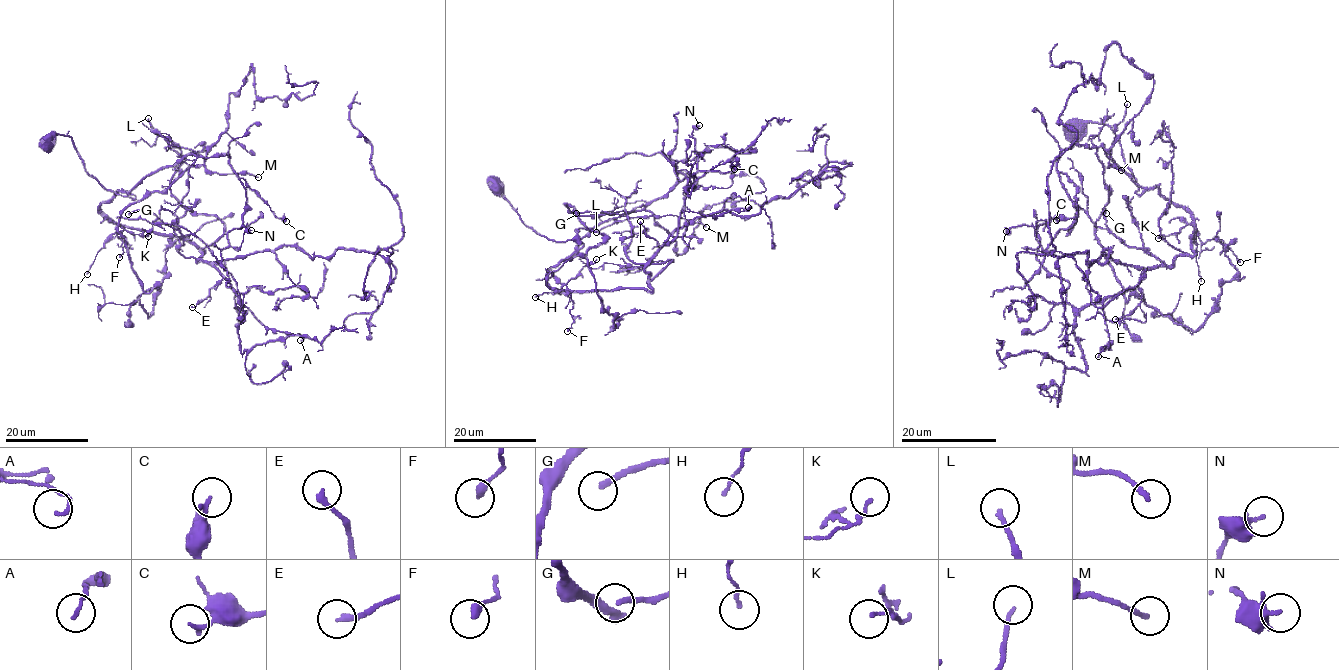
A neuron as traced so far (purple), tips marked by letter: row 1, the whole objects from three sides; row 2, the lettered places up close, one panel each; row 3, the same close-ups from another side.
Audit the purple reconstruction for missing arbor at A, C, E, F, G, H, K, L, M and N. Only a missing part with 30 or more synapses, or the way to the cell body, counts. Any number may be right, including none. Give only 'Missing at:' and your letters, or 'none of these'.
Missing at: G

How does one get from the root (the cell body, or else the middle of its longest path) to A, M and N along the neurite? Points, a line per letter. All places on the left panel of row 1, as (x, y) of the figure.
A: (48, 141), (67, 135), (90, 175), (136, 197), (118, 191), (105, 215), (193, 241), (258, 320), (300, 340)
M: (48, 141), (70, 137), (90, 175), (133, 199), (143, 179), (192, 154), (209, 171), (258, 177)
N: (48, 141), (70, 137), (90, 175), (133, 199), (188, 155), (225, 154), (246, 197), (229, 244), (251, 230)

